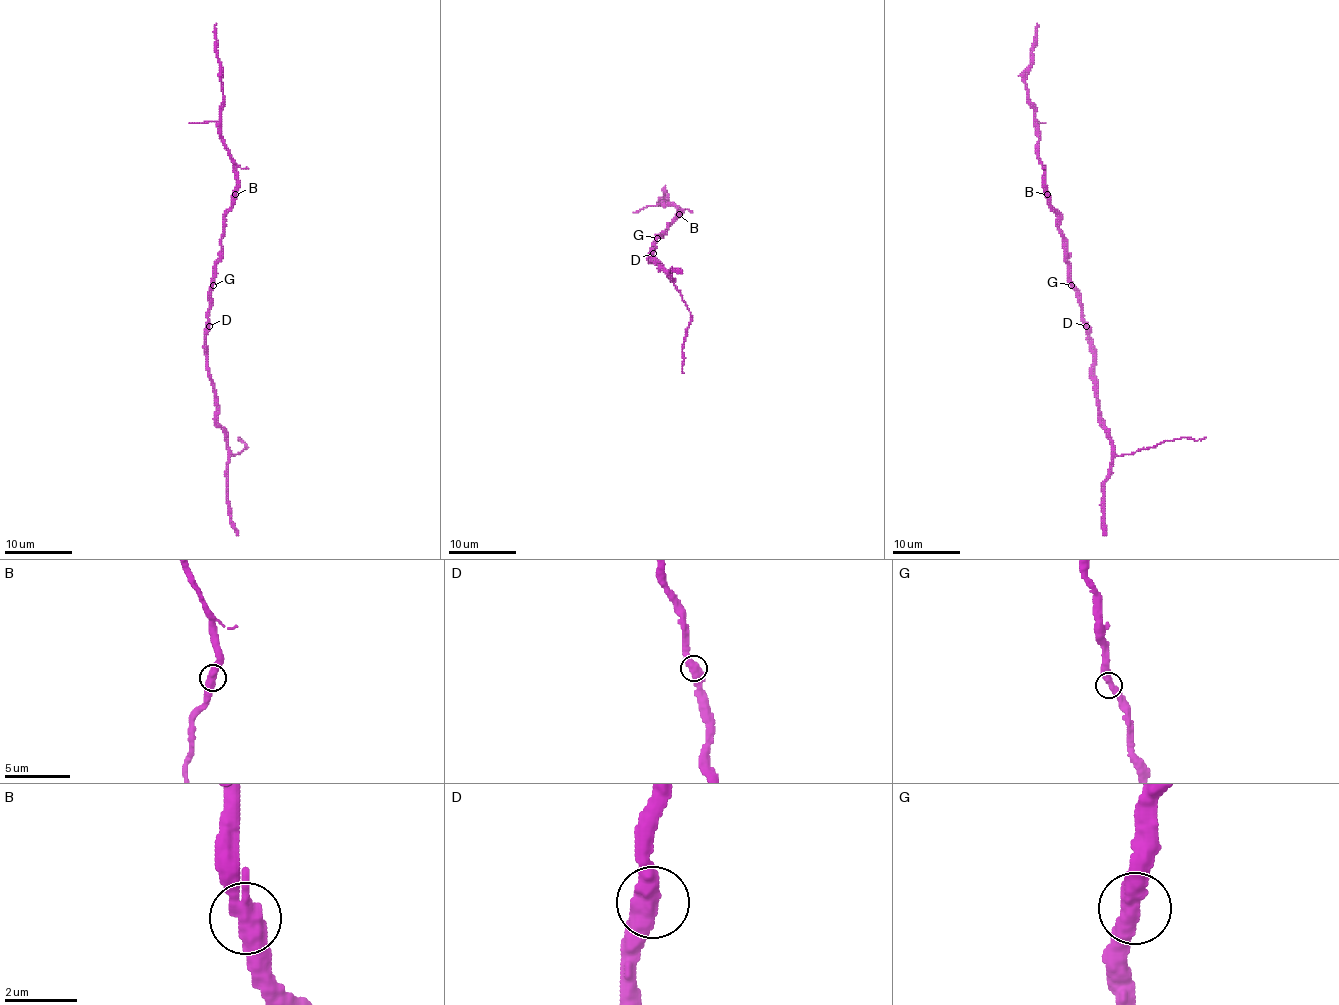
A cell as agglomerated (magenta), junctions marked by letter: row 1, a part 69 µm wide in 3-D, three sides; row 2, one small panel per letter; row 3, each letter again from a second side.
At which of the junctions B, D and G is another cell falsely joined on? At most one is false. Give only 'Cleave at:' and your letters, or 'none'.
Cleave at: none

